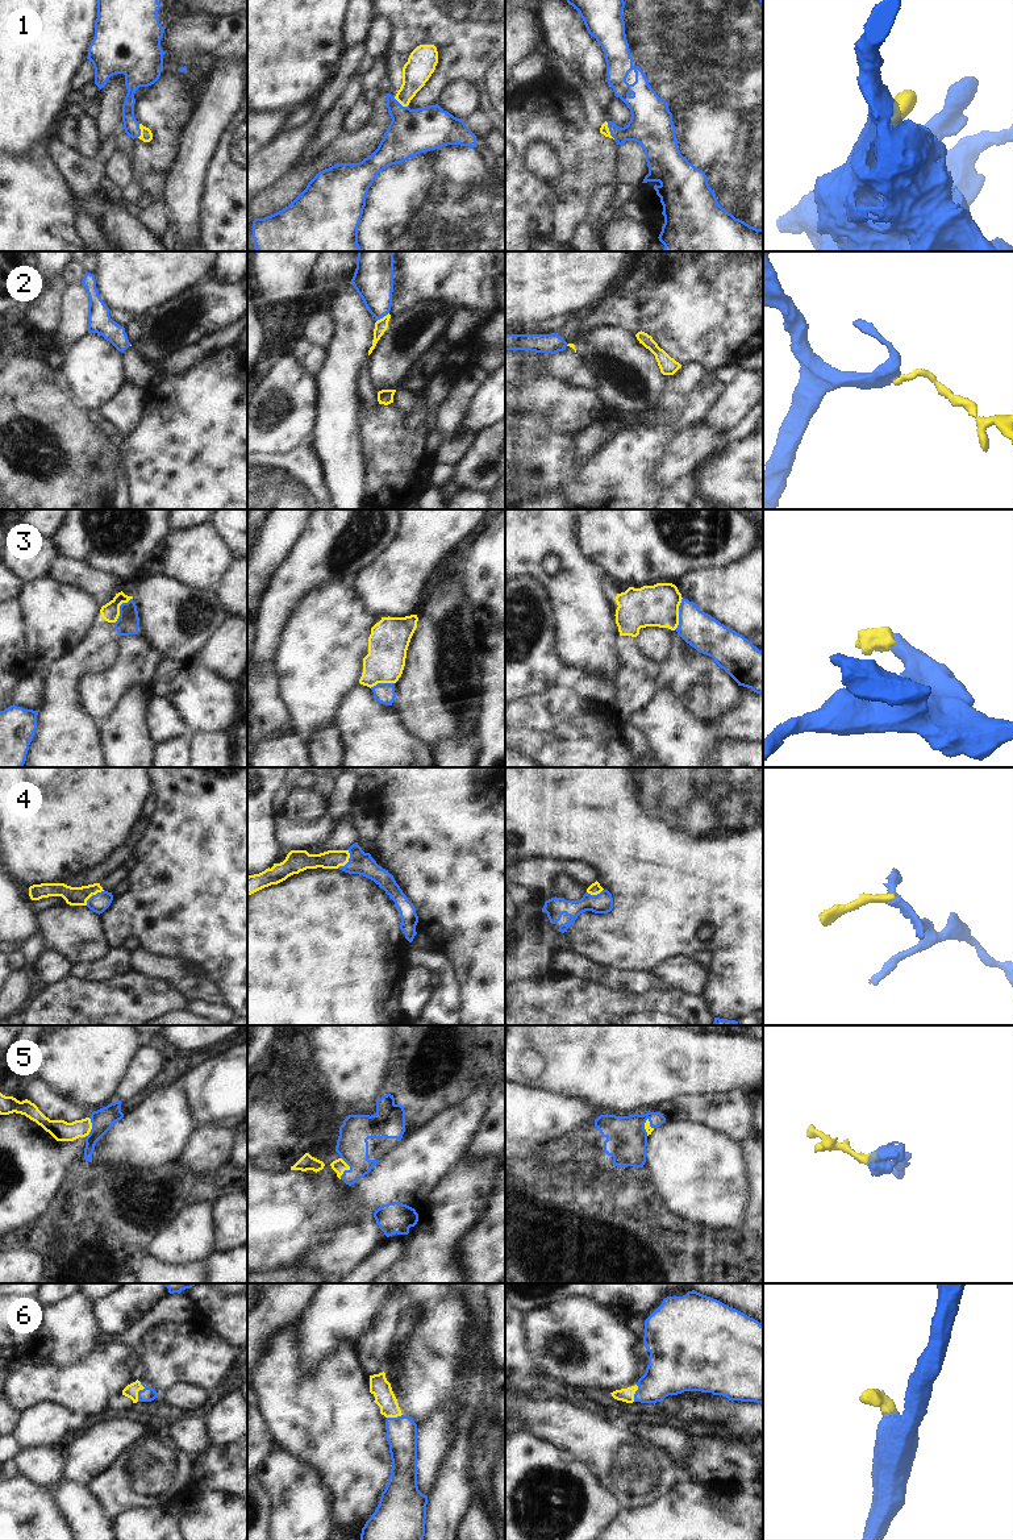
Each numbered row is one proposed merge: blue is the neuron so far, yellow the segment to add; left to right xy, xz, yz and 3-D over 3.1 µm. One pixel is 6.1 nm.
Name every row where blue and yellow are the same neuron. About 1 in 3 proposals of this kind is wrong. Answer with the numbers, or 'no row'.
1, 4, 5, 6

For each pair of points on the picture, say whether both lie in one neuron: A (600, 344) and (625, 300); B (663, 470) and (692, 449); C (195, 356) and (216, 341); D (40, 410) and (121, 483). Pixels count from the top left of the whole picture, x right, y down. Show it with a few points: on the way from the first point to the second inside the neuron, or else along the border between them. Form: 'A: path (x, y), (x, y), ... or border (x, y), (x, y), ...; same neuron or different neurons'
A: border (583, 328), (621, 327), (634, 336); different neurons
B: path (670, 469), (686, 453); same neuron
C: path (200, 350), (211, 341); same neuron
D: border (117, 467), (113, 495); different neurons

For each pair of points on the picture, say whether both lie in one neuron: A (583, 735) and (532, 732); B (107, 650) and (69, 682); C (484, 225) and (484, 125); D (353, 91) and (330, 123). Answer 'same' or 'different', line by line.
A: same
B: same
C: different
D: same

